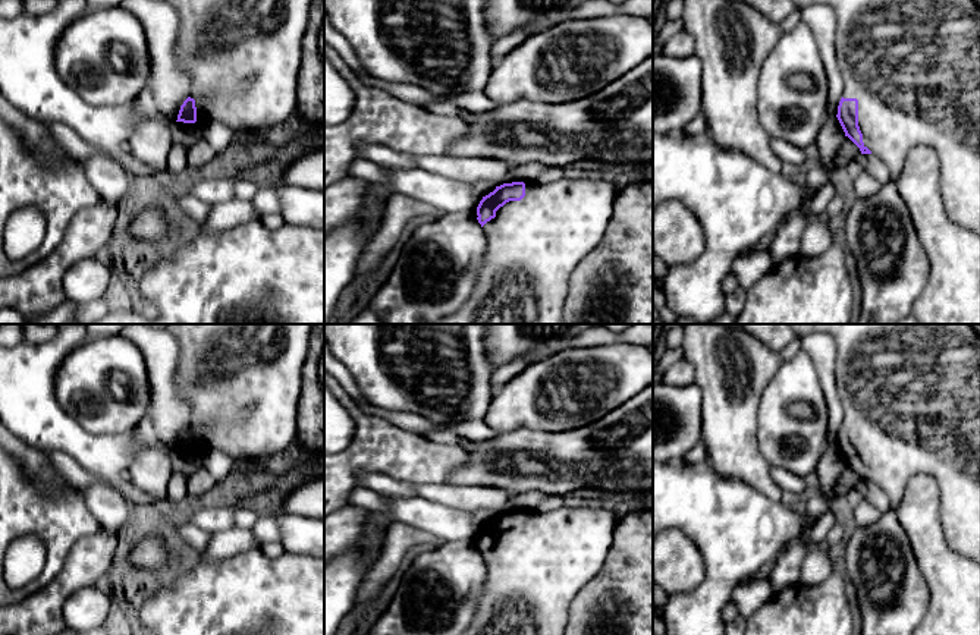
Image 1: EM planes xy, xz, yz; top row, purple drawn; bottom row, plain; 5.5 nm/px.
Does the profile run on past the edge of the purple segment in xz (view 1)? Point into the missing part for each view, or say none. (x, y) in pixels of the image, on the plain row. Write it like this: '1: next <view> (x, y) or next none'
1: next xz (533, 574)

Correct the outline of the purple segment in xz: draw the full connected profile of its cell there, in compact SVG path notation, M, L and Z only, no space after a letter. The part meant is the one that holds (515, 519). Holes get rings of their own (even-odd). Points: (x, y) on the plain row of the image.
M565 504L544 513L512 510L496 515L477 535L477 548L486 565L486 584L475 614L461 635L563 635L572 600L604 565L616 522L606 509Z

